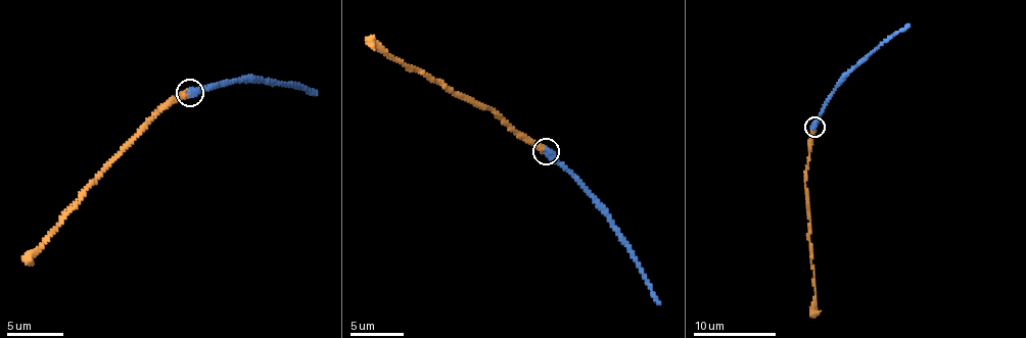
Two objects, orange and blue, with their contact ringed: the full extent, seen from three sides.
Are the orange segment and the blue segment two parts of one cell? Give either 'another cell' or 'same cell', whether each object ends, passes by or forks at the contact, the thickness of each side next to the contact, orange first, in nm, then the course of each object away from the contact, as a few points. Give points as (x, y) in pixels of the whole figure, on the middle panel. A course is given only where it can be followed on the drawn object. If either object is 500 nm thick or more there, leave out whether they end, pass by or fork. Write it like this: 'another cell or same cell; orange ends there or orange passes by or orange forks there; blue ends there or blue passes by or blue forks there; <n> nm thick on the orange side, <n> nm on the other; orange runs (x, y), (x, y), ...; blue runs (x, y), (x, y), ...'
same cell; 420 nm thick on the orange side, 500 nm on the other; orange runs (544, 152), (495, 110), (452, 92), (368, 38); blue runs (546, 152), (563, 164), (608, 219), (660, 304)

